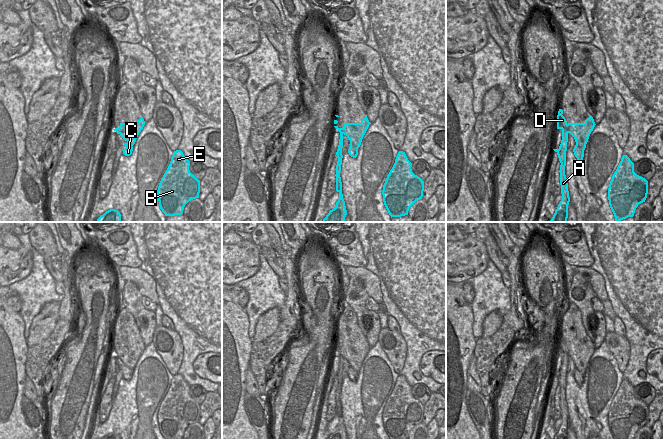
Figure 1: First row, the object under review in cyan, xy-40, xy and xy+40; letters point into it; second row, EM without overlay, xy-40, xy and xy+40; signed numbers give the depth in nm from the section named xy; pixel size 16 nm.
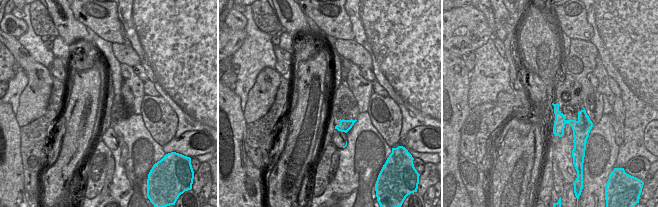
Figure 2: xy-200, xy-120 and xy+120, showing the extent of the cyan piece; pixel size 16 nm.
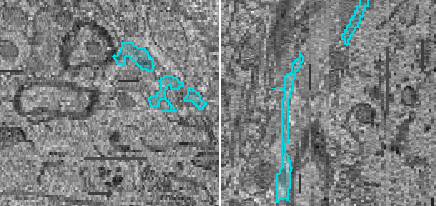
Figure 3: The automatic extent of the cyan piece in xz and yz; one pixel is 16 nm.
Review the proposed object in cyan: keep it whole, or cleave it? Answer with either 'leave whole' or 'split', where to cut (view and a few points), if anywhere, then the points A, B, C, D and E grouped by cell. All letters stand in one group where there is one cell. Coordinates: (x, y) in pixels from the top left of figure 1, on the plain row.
split; cut xy+40 (567, 348), (569, 356); groups A D / B C E

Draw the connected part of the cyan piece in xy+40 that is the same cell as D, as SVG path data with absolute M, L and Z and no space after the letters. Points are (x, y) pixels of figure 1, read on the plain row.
M559 333L557 339L557 353L562 354L562 364L558 373L553 373L559 382L561 387L560 389L560 409L561 409L561 418L562 423L555 434L554 439L568 439L568 429L570 426L568 407L565 399L565 390L566 390L566 375L567 375L567 366L568 366L568 348L565 341L562 339L563 334Z

